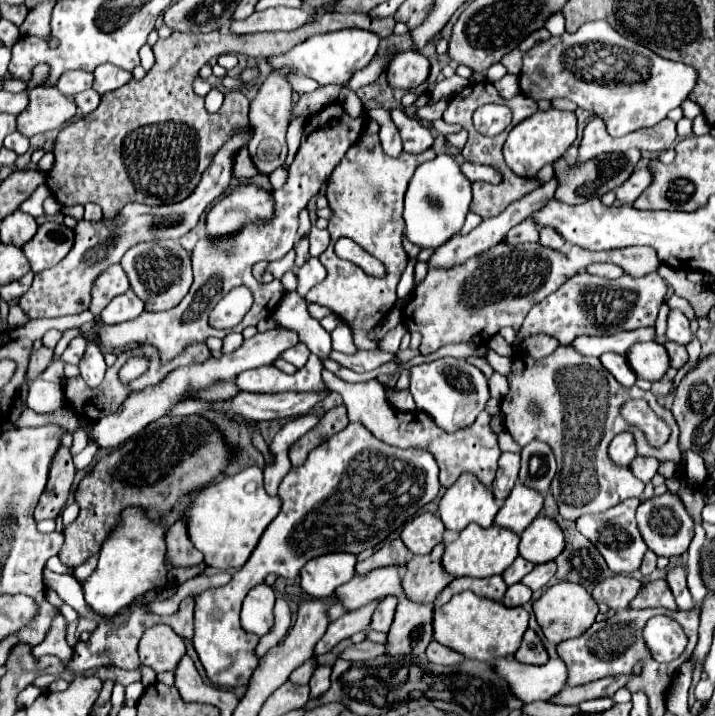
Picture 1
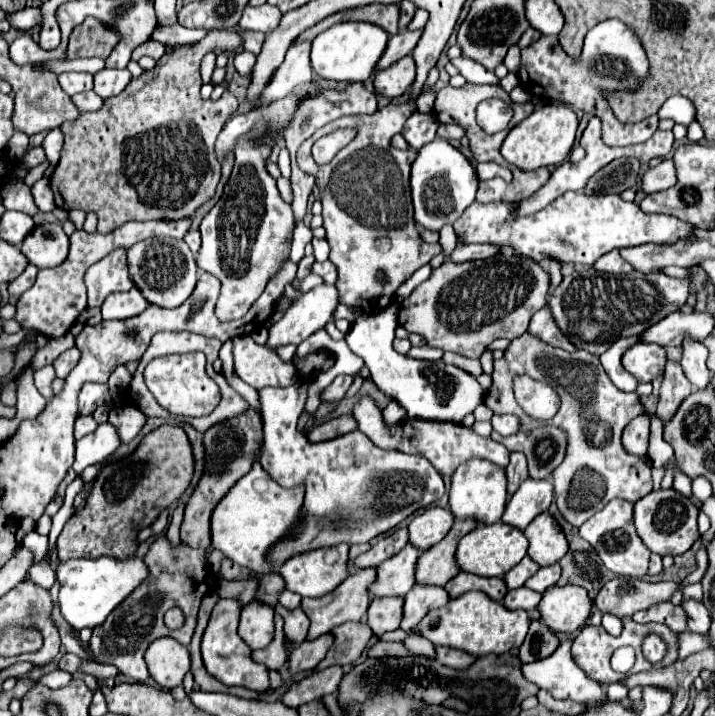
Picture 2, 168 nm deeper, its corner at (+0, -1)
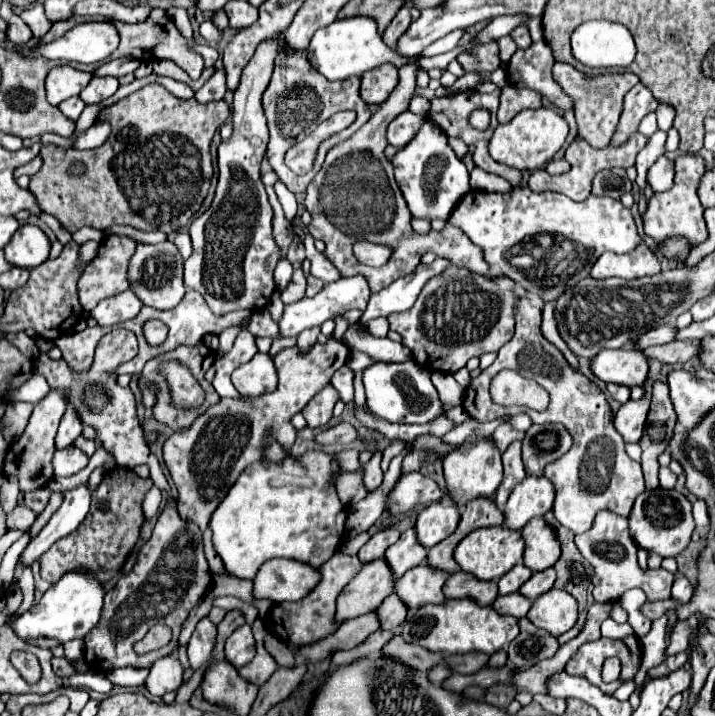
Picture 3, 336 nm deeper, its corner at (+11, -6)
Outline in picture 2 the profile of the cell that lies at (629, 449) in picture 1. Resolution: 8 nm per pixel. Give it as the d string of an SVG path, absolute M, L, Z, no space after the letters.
M640 415L636 417L622 433L622 445L628 453L636 457L644 457L648 451L648 435L650 435L650 417Z

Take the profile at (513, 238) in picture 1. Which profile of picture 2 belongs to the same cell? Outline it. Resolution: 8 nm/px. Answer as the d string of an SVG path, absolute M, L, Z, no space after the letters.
M460 245L452 251L450 259L456 263L462 261L472 261L472 259L486 259L496 255L500 249L496 249L496 245Z

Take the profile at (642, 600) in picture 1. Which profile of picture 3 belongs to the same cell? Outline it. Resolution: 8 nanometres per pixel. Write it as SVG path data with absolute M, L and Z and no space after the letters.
M689 618L685 622L677 622L673 626L673 632L671 632L671 644L667 648L667 654L679 654L679 652L687 652L689 648L689 642L691 642L691 636L699 630L699 622L697 618Z

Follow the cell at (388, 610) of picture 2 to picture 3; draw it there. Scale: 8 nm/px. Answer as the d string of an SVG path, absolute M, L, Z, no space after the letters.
M391 594L389 598L385 598L385 602L375 612L379 614L381 628L385 630L397 628L407 618L407 606L405 602L401 602L401 598L397 598L397 594Z

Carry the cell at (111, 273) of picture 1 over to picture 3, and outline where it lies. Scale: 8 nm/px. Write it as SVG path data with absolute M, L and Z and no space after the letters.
M113 234L113 236L105 236L101 240L101 246L99 246L95 260L83 270L83 274L77 280L77 294L79 294L79 302L85 312L91 312L103 298L115 296L115 294L129 288L127 268L129 268L129 258L133 256L135 248L137 248L137 242L129 236L115 236Z

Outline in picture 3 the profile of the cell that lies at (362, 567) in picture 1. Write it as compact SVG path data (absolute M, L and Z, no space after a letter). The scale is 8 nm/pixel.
M385 528L385 530L373 534L373 536L369 538L369 542L359 550L357 556L359 556L363 562L377 560L377 558L381 558L381 556L385 554L385 550L387 550L391 544L395 544L395 542L399 540L399 536L401 536L401 532L399 532L397 528Z

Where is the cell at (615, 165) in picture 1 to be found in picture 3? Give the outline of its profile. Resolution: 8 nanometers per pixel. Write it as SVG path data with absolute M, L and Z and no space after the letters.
M623 168L603 170L593 180L593 194L597 196L611 196L619 200L625 192L631 192L631 180Z

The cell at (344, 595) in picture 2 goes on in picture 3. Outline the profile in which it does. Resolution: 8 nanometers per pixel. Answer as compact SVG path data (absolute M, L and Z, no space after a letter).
M377 558L345 586L337 600L337 620L349 620L373 612L381 602L395 592L395 578L385 558Z

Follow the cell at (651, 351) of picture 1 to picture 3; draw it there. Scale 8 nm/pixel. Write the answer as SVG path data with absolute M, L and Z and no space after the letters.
M633 348L619 350L601 350L597 358L591 360L591 372L595 378L605 384L623 384L623 386L643 386L647 378L647 358Z

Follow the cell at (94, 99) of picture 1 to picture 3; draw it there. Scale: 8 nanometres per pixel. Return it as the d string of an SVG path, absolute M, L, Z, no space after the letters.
M79 96L67 98L67 100L63 100L63 102L59 104L59 110L61 110L67 118L71 118L71 120L77 120L77 118L81 116L83 108L85 108L85 104L83 104L83 100L81 100Z

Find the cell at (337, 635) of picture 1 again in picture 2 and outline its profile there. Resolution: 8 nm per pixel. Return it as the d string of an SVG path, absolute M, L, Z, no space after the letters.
M332 633L322 635L320 639L314 641L304 641L294 647L290 655L290 671L292 673L302 673L302 671L312 671L328 653L332 647Z

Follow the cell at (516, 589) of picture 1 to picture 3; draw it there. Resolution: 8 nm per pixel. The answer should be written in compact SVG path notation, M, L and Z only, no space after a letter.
M513 592L513 594L507 594L507 596L499 596L495 602L493 602L493 608L499 612L499 614L509 614L509 616L515 616L515 618L521 618L529 612L531 608L531 600L525 598L523 594L519 592Z

